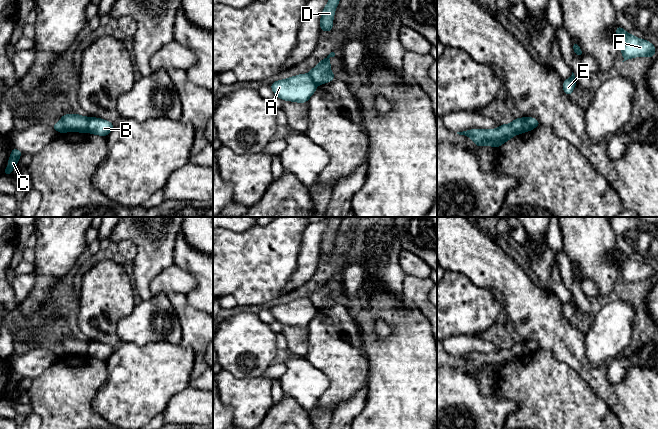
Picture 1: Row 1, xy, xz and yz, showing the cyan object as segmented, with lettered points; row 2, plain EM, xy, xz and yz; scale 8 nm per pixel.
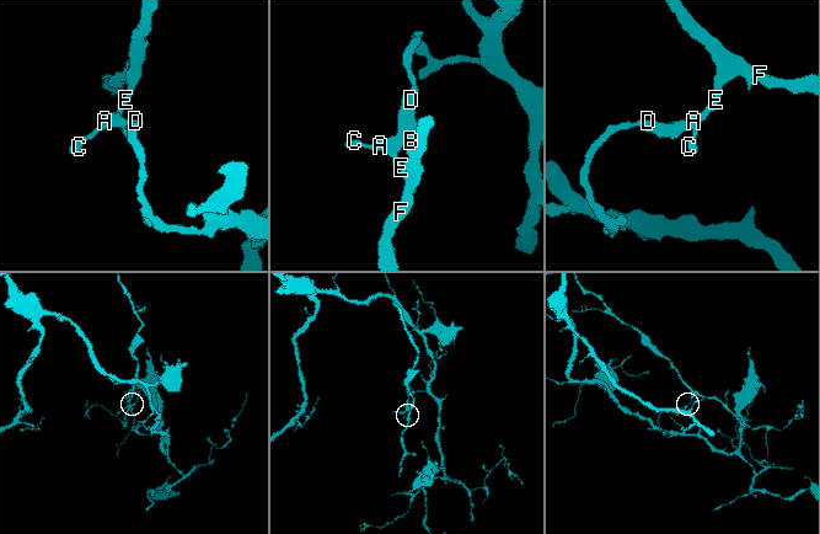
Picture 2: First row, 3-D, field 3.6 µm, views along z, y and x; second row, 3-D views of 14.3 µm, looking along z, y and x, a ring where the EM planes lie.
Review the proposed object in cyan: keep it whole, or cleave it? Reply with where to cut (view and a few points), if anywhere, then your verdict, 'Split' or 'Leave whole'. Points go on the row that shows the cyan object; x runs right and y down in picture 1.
Split along xy (89, 118), (86, 131). Split

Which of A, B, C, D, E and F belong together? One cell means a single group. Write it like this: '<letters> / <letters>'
A C E F / B D

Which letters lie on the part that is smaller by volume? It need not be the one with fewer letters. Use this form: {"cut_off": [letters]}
{"cut_off": ["A", "C", "E", "F"]}

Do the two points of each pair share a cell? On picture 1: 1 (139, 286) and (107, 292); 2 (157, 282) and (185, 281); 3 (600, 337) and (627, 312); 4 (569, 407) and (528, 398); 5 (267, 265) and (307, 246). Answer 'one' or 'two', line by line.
1: two
2: one
3: one
4: one
5: two

